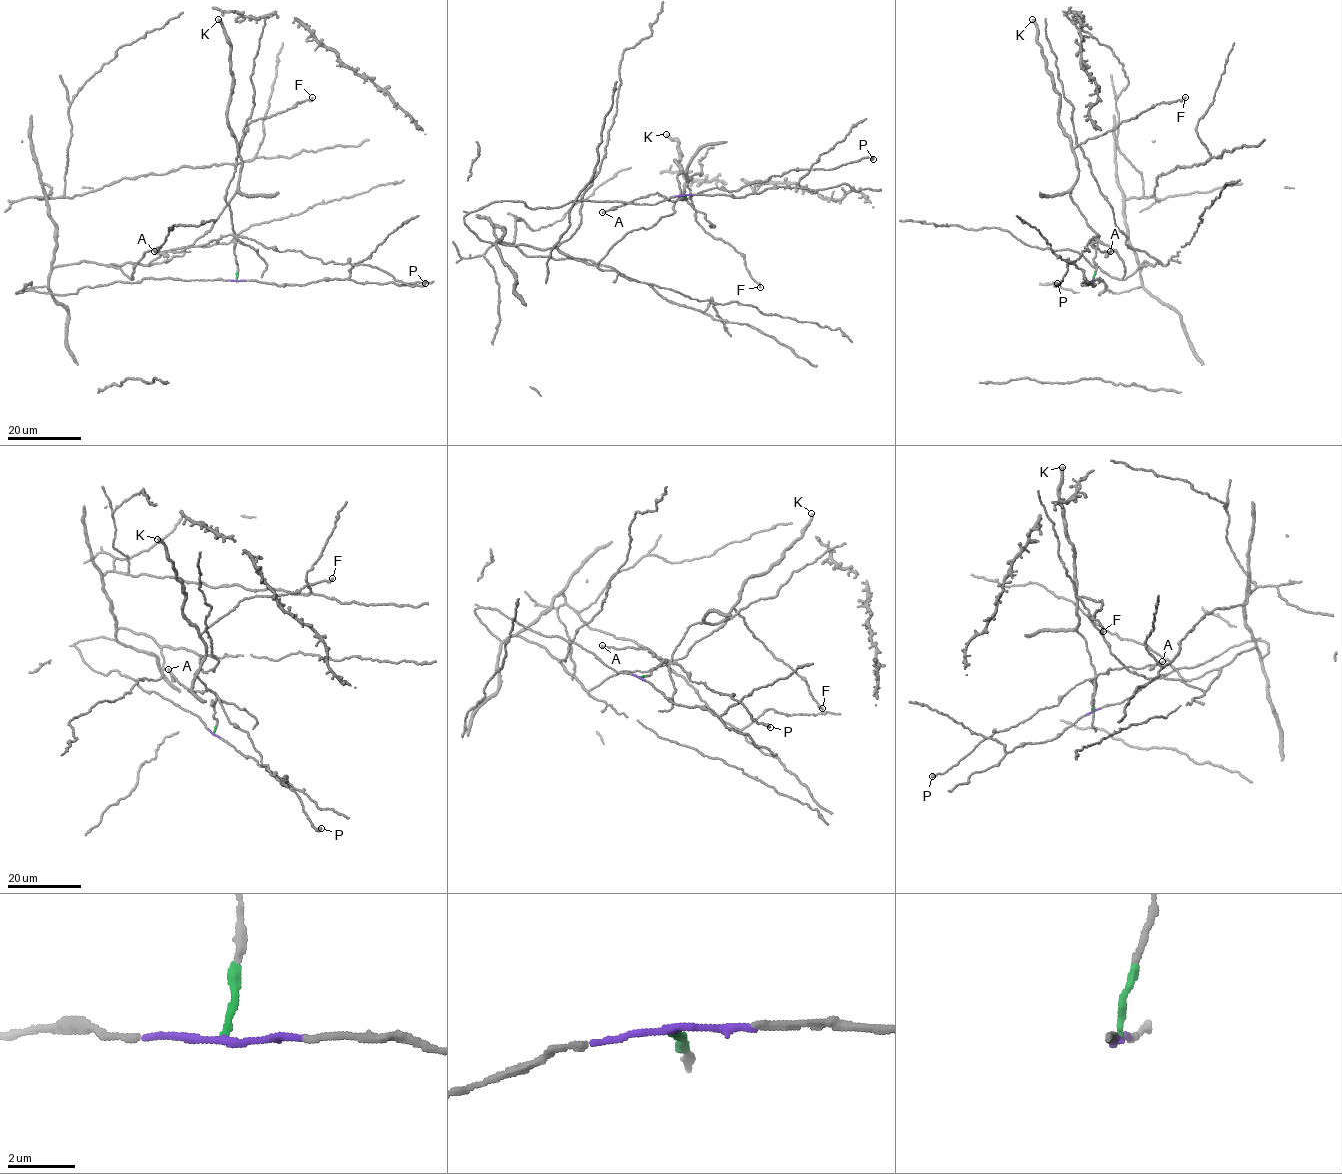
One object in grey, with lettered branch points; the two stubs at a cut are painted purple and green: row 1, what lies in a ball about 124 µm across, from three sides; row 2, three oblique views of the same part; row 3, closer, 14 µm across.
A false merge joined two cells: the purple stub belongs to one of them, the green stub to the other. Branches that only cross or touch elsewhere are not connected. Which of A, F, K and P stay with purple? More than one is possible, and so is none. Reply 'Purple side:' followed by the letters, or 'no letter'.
Purple side: no letter

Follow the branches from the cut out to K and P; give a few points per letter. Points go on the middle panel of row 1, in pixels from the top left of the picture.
K: (683, 195), (677, 176), (681, 172), (689, 178), (675, 161), (681, 156), (678, 142), (666, 134)
P: (683, 195), (689, 199), (714, 187), (738, 190), (794, 169), (829, 170), (873, 159)

